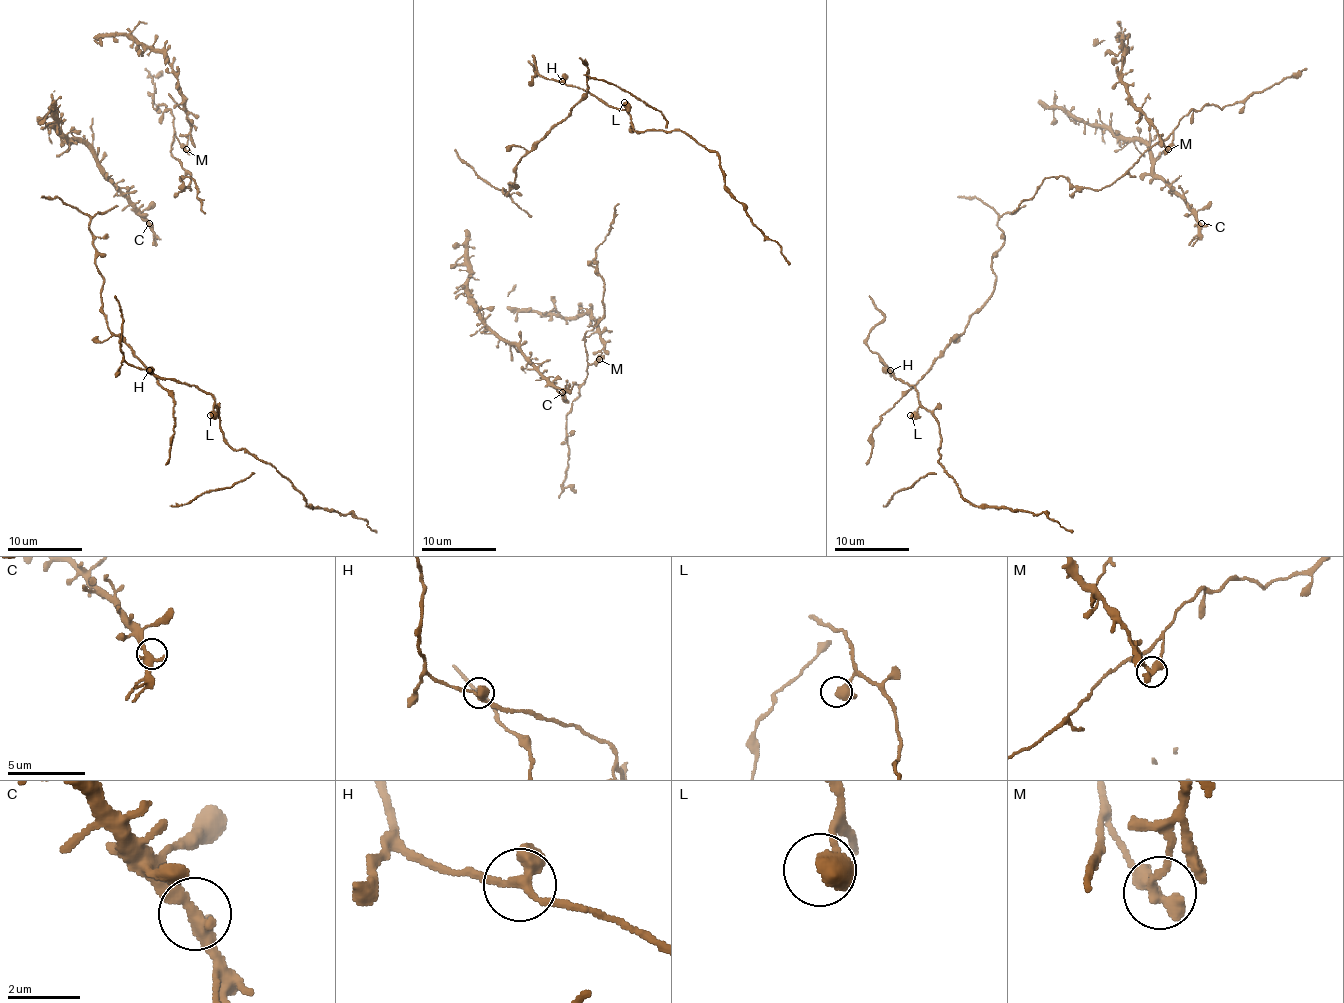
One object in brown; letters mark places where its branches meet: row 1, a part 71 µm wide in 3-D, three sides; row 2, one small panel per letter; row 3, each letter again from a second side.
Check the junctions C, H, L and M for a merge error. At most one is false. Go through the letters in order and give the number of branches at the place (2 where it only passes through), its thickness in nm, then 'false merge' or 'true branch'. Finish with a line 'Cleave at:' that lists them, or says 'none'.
C: 2 | 400 nm | true branch
H: 2 | 360 nm | true branch
L: 2 | 440 nm | true branch
M: 2 | 440 nm | false merge
Cleave at: M

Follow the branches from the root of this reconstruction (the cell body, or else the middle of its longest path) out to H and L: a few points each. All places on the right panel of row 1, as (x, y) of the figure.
H: (1000, 249), (992, 258), (996, 275), (992, 296), (933, 366), (909, 391), (903, 391), (903, 383), (890, 370)
L: (1000, 249), (992, 258), (992, 296), (909, 391), (903, 391), (903, 383), (918, 394), (918, 407), (910, 415)

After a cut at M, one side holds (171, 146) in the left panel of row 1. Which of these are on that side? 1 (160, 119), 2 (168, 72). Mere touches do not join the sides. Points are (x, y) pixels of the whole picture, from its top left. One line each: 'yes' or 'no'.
1: yes
2: no

